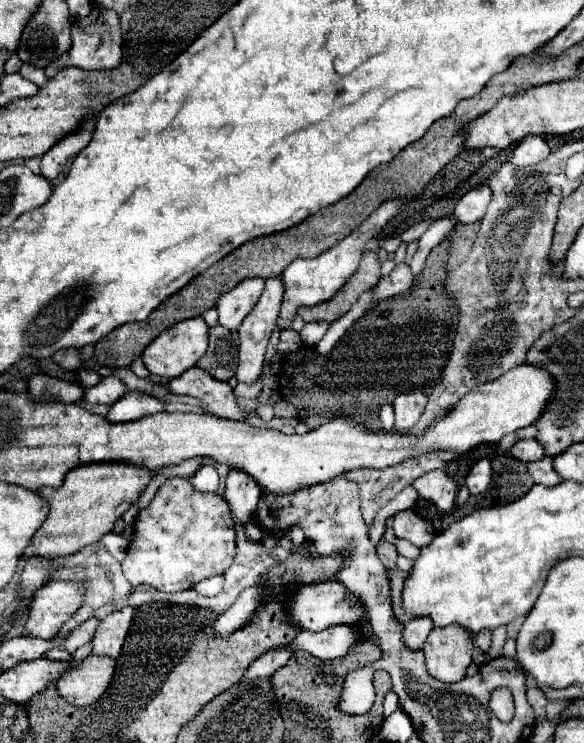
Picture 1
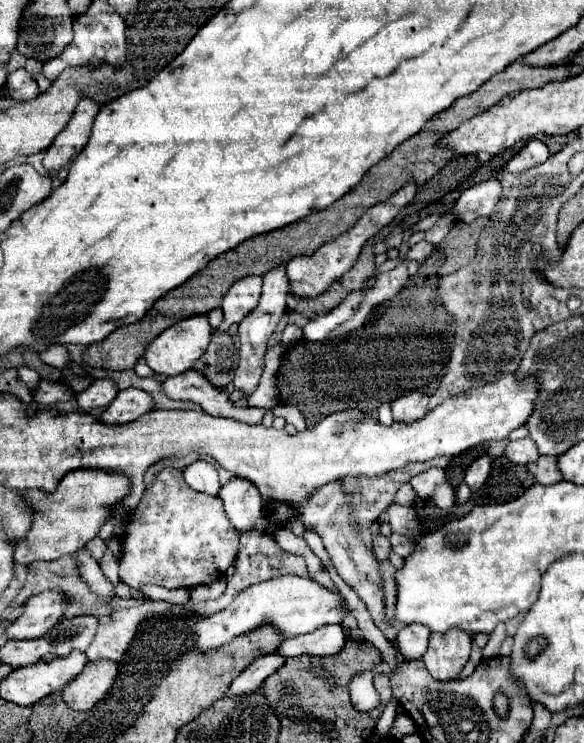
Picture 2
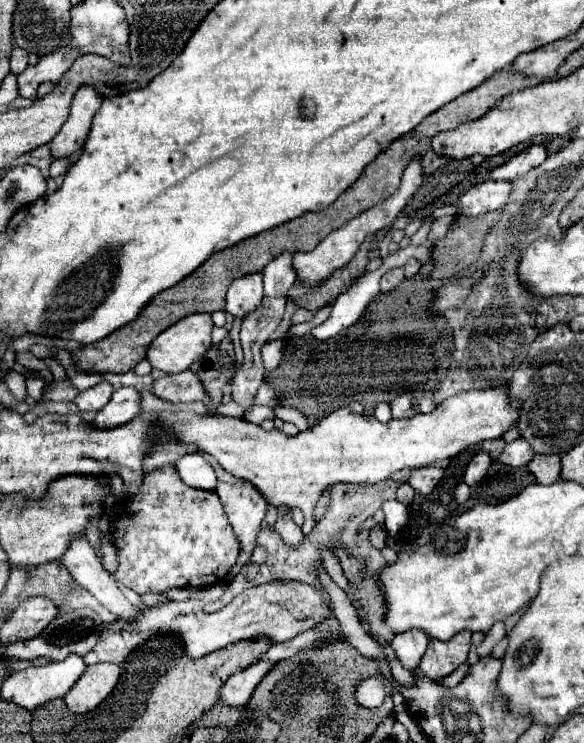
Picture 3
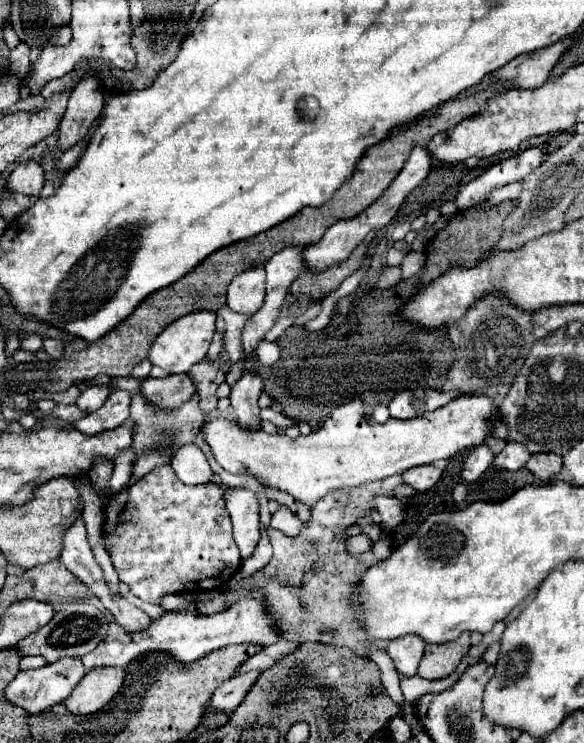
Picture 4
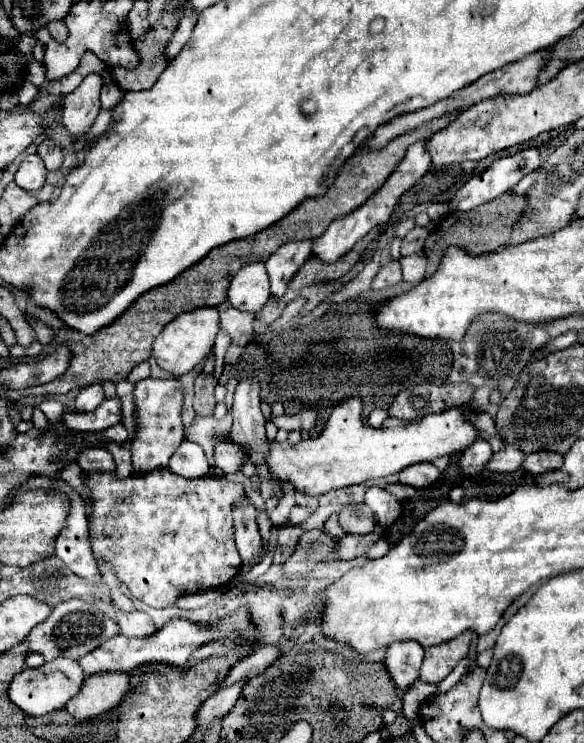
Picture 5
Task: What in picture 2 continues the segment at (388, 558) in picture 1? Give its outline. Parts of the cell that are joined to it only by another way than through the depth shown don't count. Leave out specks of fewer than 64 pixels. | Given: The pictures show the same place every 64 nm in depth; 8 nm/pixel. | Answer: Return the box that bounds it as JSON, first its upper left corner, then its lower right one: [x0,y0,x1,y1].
[374,534,390,560]

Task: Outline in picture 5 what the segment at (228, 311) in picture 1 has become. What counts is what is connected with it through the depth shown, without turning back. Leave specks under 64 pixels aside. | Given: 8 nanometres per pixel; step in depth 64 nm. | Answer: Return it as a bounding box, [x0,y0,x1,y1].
[228,262,270,312]

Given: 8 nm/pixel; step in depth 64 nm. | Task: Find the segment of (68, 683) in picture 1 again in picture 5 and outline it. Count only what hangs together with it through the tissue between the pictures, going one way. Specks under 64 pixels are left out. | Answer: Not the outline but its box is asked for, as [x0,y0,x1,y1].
[66,672,130,720]

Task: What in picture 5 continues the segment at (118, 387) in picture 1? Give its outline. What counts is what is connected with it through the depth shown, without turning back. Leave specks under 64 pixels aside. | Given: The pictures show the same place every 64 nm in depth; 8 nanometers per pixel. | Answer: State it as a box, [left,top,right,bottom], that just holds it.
[76,384,104,412]

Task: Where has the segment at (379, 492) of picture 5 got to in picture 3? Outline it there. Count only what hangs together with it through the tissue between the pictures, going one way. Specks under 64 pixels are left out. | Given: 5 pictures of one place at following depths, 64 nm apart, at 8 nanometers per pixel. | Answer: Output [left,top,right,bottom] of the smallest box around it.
[382,500,408,536]

